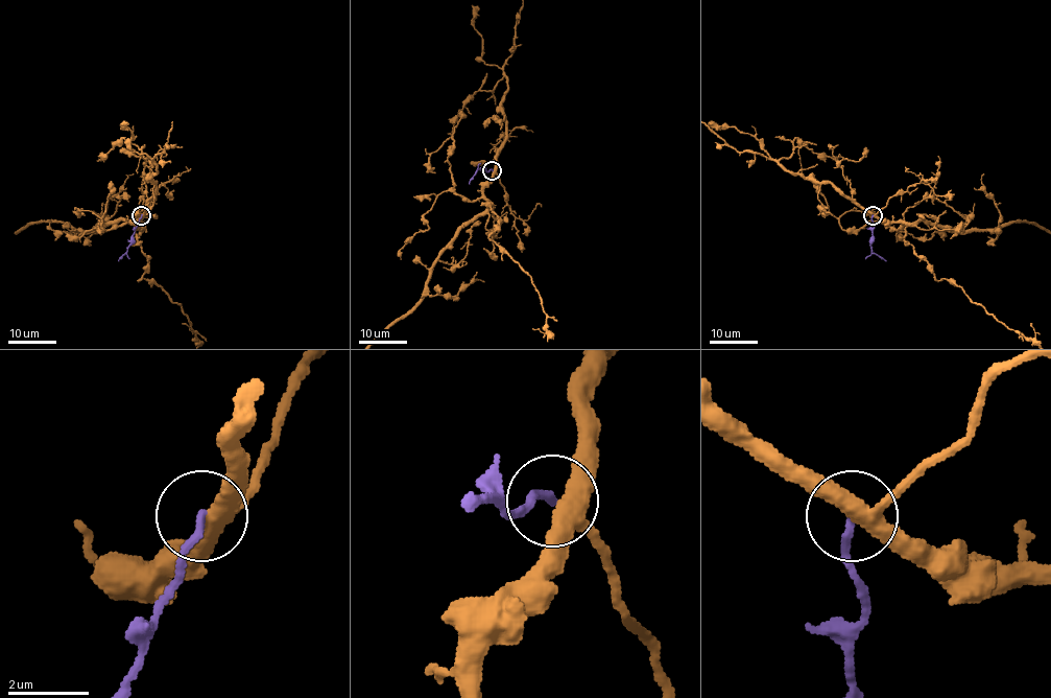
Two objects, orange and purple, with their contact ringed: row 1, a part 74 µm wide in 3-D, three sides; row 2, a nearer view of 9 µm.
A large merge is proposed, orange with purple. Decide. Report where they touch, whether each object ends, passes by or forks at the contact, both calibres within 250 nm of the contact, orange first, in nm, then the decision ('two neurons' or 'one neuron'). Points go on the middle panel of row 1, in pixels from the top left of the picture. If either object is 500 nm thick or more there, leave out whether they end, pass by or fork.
(492, 170) | orange forks | purple ends | 380/190 nm | two neurons

